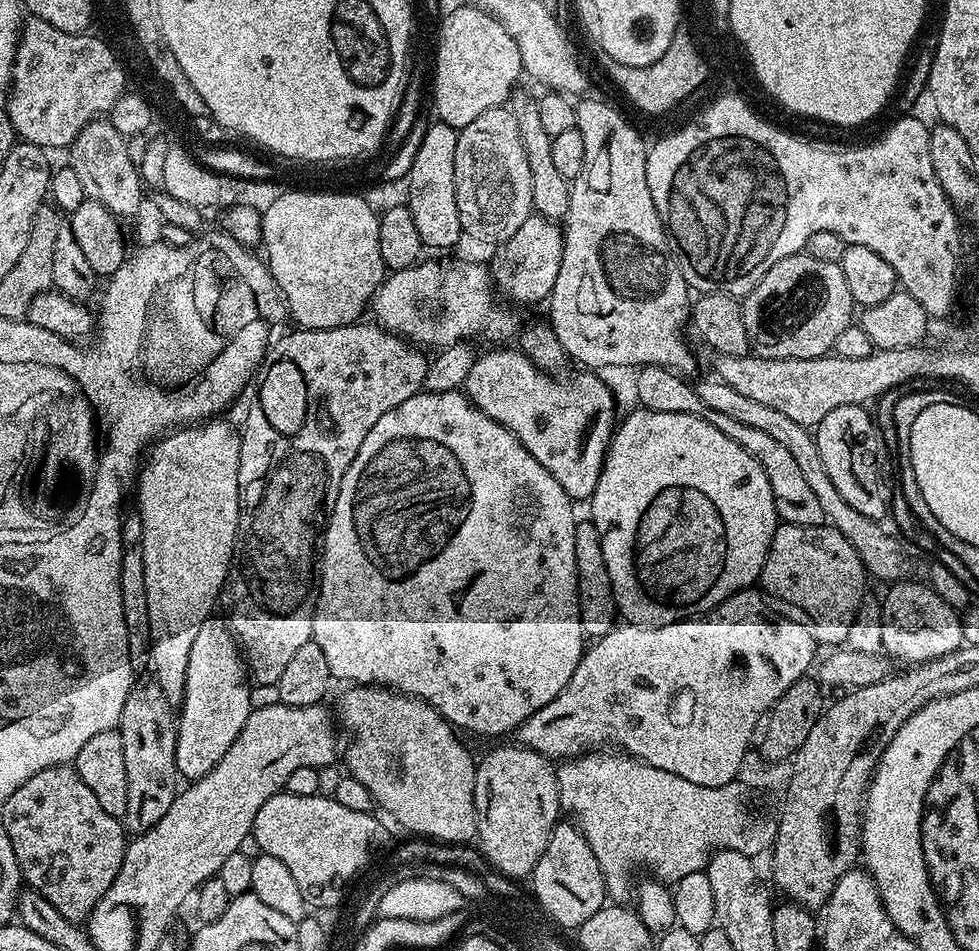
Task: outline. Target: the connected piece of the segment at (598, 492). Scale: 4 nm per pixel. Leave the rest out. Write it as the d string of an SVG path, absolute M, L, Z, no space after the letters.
M637 407L635 411L625 420L623 417L612 434L612 441L604 459L604 469L590 501L590 519L600 535L602 558L606 558L606 570L610 570L610 586L614 590L617 613L627 623L645 628L661 628L675 620L687 620L710 612L734 593L740 592L743 588L753 587L759 581L760 571L768 557L778 517L774 506L774 494L770 490L770 482L762 466L758 466L758 462L750 458L750 454L746 454L746 450L742 450L738 442L726 438L722 430L710 426L710 422L702 422L702 418L692 414L662 414L642 407Z

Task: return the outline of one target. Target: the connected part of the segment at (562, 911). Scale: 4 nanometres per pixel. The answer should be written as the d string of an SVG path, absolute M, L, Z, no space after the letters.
M557 823L550 834L550 842L538 858L530 877L532 892L538 903L544 907L543 915L553 925L561 924L564 928L579 929L586 918L598 914L598 910L606 903L606 889L602 866L598 866L598 858L594 858L594 850L590 850L590 842L581 834L575 823Z

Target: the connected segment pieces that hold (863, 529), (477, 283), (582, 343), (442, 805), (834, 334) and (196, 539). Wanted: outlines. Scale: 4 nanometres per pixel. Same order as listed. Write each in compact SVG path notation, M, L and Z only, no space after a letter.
M709 374L700 381L695 381L696 397L710 410L719 410L721 414L742 422L745 426L754 426L754 430L766 430L766 434L771 434L781 446L786 446L790 450L790 455L794 457L794 462L798 462L801 474L804 475L806 486L810 486L810 491L818 497L818 503L822 505L822 514L825 521L831 527L838 529L843 536L858 550L858 554L864 563L864 571L869 577L876 580L888 580L887 582L904 582L909 579L912 572L912 556L904 549L905 541L899 535L887 532L885 526L879 520L866 518L866 514L858 514L842 494L834 487L834 482L830 482L830 474L826 474L826 466L822 462L822 454L818 454L816 437L809 429L804 428L798 422L794 422L786 414L774 410L771 406L765 406L762 402L754 402L754 398L746 398L746 394L738 394L734 386L730 386L725 380Z
M426 260L392 272L380 284L373 296L372 311L381 327L431 350L472 342L475 336L496 340L492 342L508 342L517 335L518 323L508 309L511 307L498 299L491 271L485 265L483 268L468 260Z
M584 100L576 104L576 126L582 134L582 143L586 145L586 155L582 158L582 174L578 174L576 180L571 181L570 206L568 215L562 221L564 234L564 253L562 254L562 266L558 270L558 278L552 287L552 295L546 301L548 315L546 320L558 342L562 344L567 355L572 360L576 359L580 366L588 370L601 370L600 368L624 368L627 364L631 366L643 366L653 364L668 368L685 378L691 377L691 372L696 368L696 356L688 349L684 341L684 327L690 324L690 289L684 281L682 270L676 265L676 257L672 251L668 233L664 231L664 223L654 206L654 198L650 198L650 186L646 186L646 158L648 148L640 137L640 132L619 112L611 108L604 100Z
M348 686L345 692L336 700L336 712L334 708L334 716L340 724L348 732L353 732L352 745L348 748L348 768L347 771L362 786L366 786L366 790L370 790L372 795L372 803L377 809L381 808L388 816L393 816L406 831L410 832L413 837L427 838L431 841L439 841L445 844L463 844L471 841L476 835L476 811L474 810L474 778L476 777L477 761L472 760L472 756L468 753L468 748L464 744L460 744L457 729L448 723L447 718L442 714L438 714L438 710L434 710L427 704L425 700L419 700L416 696L406 696L390 688L381 688L379 686Z
M803 254L787 256L782 262L774 262L764 277L743 297L742 307L748 347L755 355L762 358L818 358L829 355L838 342L838 334L846 330L854 322L854 305L850 286L846 286L846 278L839 264L821 262L818 258L810 258Z
M222 420L205 421L200 425L182 426L159 437L151 445L146 459L143 461L140 472L140 485L136 488L136 504L138 515L142 522L142 562L146 566L146 610L150 618L150 638L152 643L148 645L148 663L150 672L153 672L154 681L162 692L162 697L170 706L179 706L184 701L184 690L186 686L186 662L190 662L190 646L194 646L194 638L198 630L213 615L212 607L217 607L220 599L220 591L224 583L228 581L228 567L232 565L232 551L236 545L236 531L238 530L238 518L240 517L240 487L238 486L238 470L240 469L240 437L241 433L236 431Z

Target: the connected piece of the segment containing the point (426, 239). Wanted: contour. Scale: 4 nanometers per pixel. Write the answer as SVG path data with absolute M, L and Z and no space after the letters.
M439 122L429 123L426 138L414 154L414 166L410 166L406 177L408 200L406 206L414 218L418 238L422 238L425 249L452 248L462 240L462 229L458 218L458 198L454 190L454 146L458 146L457 129Z

